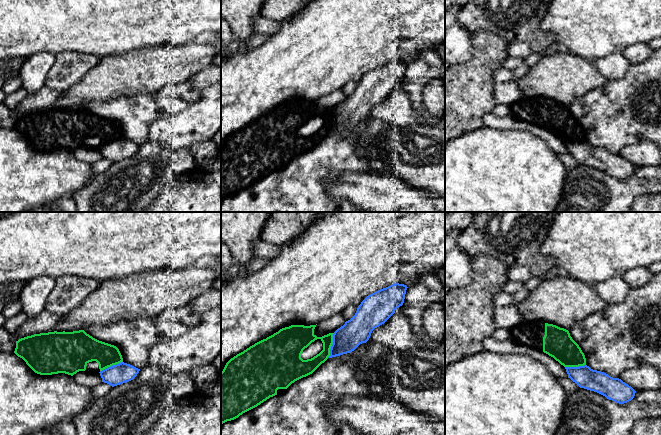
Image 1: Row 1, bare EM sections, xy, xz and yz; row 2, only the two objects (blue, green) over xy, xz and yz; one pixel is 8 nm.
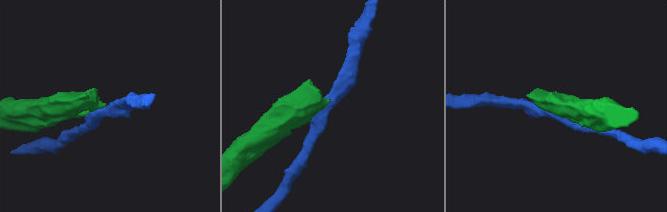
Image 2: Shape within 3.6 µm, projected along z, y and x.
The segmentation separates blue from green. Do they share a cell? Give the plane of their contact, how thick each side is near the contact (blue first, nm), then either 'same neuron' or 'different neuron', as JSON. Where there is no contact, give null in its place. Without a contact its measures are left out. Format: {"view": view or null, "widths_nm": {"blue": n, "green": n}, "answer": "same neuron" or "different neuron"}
{"view": "xz", "widths_nm": {"blue": 220, "green": 170}, "answer": "different neuron"}

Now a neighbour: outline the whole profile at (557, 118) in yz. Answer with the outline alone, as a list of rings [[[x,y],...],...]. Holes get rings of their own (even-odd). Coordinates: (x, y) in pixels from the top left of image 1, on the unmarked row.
[[[545,99],[543,128],[553,133],[564,143],[586,141],[586,134],[579,121],[572,115],[568,106]]]

